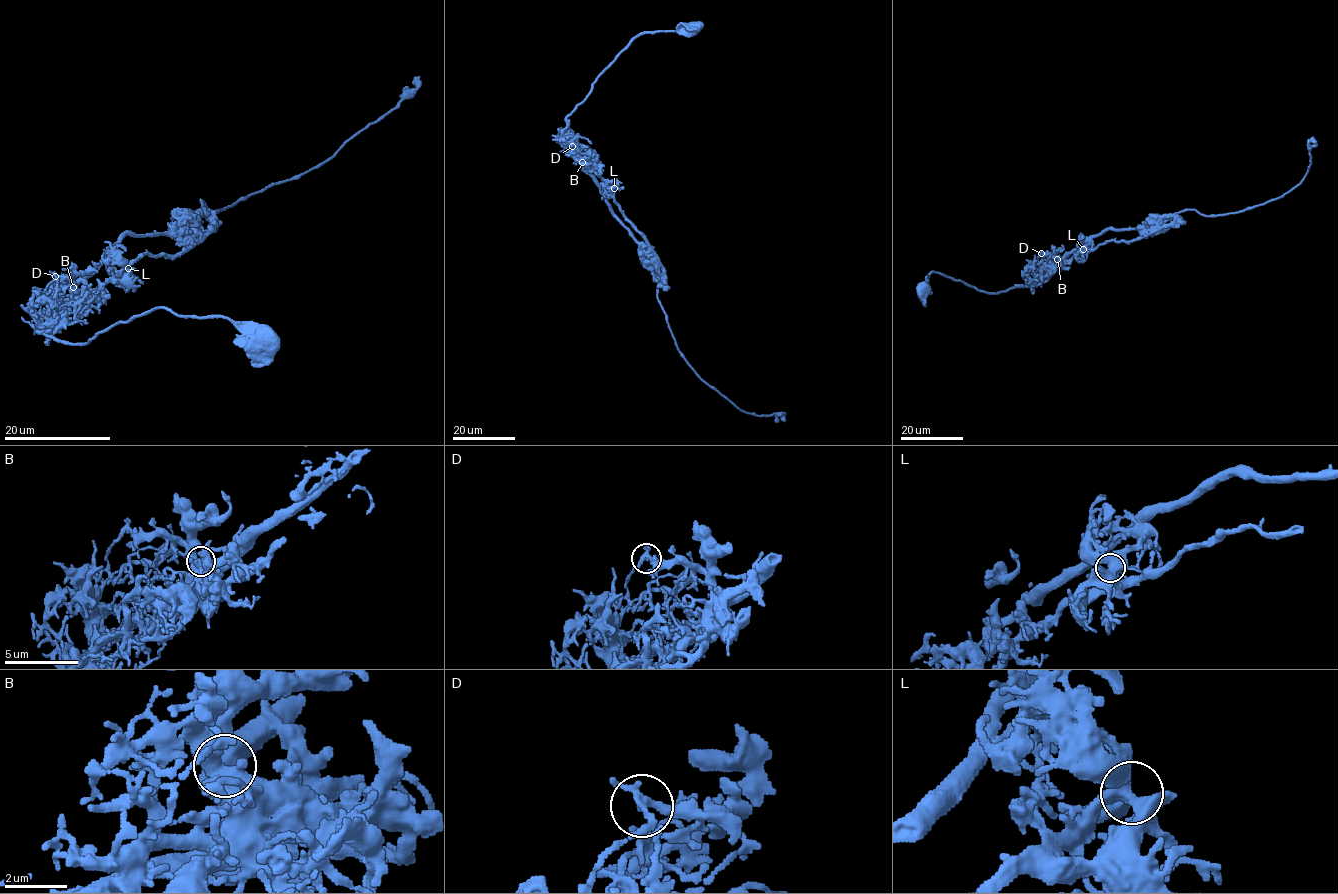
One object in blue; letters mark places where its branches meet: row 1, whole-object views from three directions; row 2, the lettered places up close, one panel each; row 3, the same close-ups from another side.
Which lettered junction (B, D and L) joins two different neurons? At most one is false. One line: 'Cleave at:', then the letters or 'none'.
Cleave at: D

